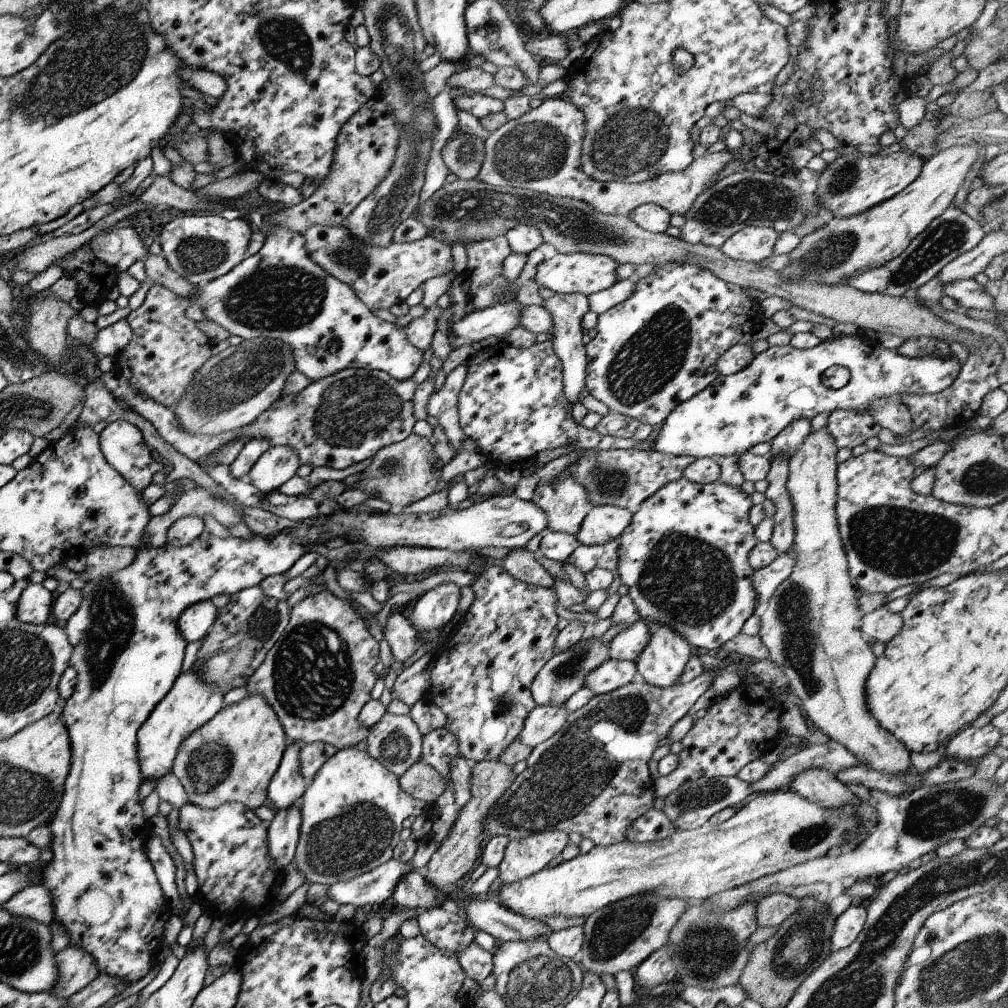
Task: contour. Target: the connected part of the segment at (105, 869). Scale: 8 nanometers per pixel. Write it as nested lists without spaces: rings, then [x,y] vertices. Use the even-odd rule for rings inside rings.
[[[514,494],[489,496],[462,510],[446,507],[432,512],[398,514],[398,510],[381,507],[382,513],[379,510],[353,513],[341,509],[324,517],[318,516],[311,522],[299,522],[298,526],[282,529],[271,538],[255,533],[245,540],[209,534],[205,540],[197,537],[185,546],[174,547],[164,543],[163,546],[145,547],[136,550],[127,566],[91,577],[80,589],[80,605],[64,627],[72,648],[68,666],[77,673],[73,691],[60,711],[68,734],[70,767],[62,786],[59,806],[47,824],[51,833],[49,849],[52,857],[42,870],[41,883],[51,896],[52,921],[64,928],[69,946],[91,955],[99,975],[118,979],[125,985],[139,982],[160,950],[164,941],[163,924],[172,914],[144,849],[148,820],[137,800],[142,778],[136,755],[136,732],[180,674],[183,650],[187,644],[182,634],[175,630],[180,614],[195,603],[209,601],[219,595],[231,596],[259,584],[269,575],[283,575],[295,560],[309,551],[309,544],[323,545],[325,538],[341,536],[350,544],[365,544],[375,549],[421,547],[468,551],[484,546],[518,549],[524,548],[532,536],[546,527],[544,511]]]

